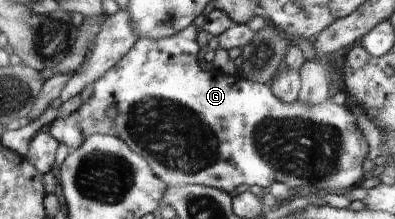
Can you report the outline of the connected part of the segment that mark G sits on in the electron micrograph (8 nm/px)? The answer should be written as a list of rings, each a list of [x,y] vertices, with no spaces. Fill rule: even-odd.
[[[193,24],[189,27],[177,32],[175,36],[163,38],[163,40],[145,40],[145,38],[138,39],[129,52],[121,58],[111,68],[107,70],[101,78],[93,84],[93,96],[89,98],[89,102],[85,102],[79,106],[79,109],[65,118],[58,118],[51,124],[49,133],[61,144],[65,144],[70,151],[77,150],[81,144],[88,138],[96,133],[112,135],[121,138],[133,150],[137,152],[148,164],[149,167],[155,172],[155,176],[166,185],[166,187],[173,188],[177,186],[185,186],[185,184],[204,185],[205,187],[212,187],[227,194],[233,194],[238,186],[254,186],[257,185],[265,192],[275,183],[279,182],[285,184],[289,189],[299,188],[300,186],[312,186],[319,188],[322,193],[330,192],[330,190],[341,192],[341,190],[349,190],[360,186],[367,175],[363,172],[363,163],[366,160],[369,152],[369,145],[358,126],[356,116],[351,112],[346,105],[338,105],[332,102],[332,98],[327,98],[323,104],[301,104],[301,100],[295,102],[285,102],[279,100],[269,84],[262,84],[261,82],[252,82],[237,72],[215,71],[205,72],[201,70],[196,61],[197,54],[197,36],[198,30]],[[107,108],[115,108],[115,114],[109,116]]]

